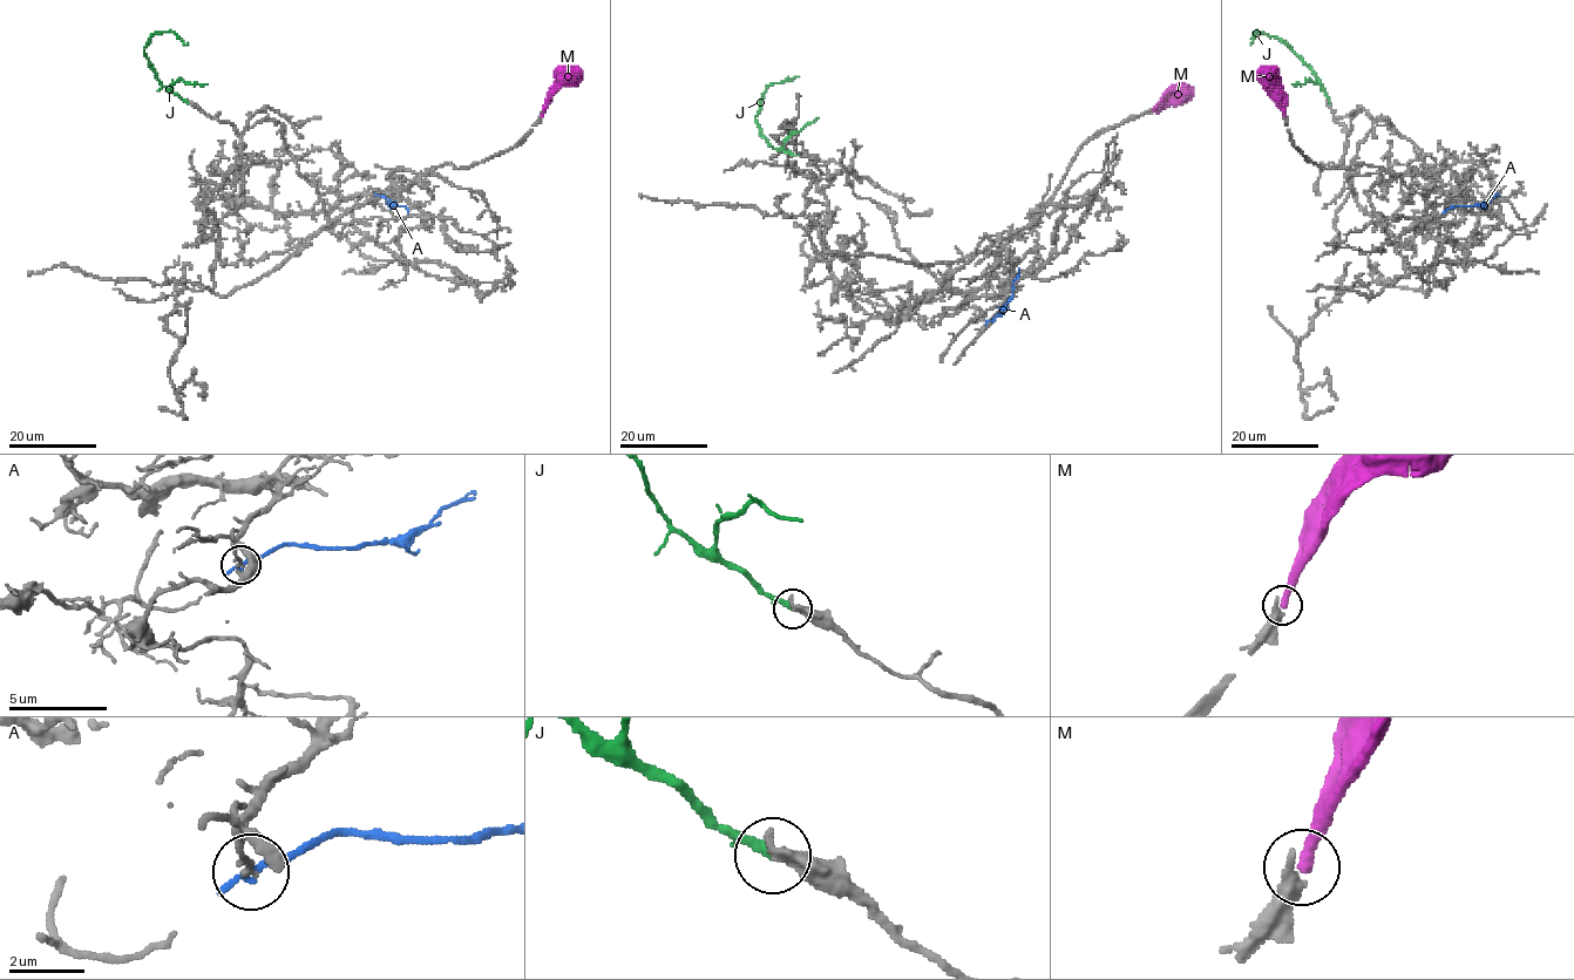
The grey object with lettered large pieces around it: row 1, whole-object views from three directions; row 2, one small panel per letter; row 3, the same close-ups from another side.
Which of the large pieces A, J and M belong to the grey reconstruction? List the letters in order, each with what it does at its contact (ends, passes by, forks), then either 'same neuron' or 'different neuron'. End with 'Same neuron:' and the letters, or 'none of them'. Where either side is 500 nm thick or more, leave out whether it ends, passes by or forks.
A: it ends; different neuron
J: it ends; different neuron
M: it ends; same neuron
Same neuron: M

